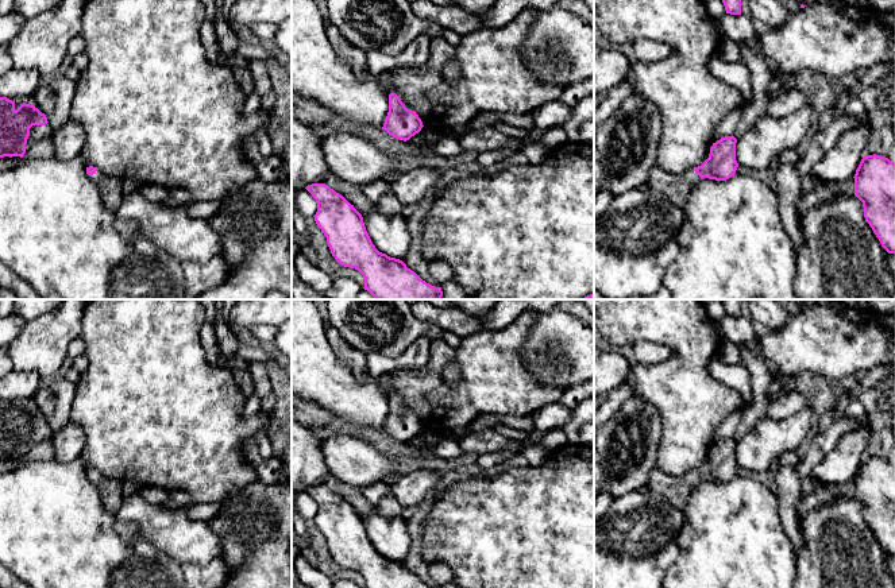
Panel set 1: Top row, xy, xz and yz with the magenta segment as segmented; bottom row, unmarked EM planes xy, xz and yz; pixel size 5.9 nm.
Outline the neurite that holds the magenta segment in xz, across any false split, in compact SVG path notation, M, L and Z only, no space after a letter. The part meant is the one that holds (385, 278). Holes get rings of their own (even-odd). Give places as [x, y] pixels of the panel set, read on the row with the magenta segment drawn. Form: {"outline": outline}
{"outline": "M312 183L305 187L317 202L313 216L317 227L327 237L327 244L336 262L344 267L358 270L364 278L364 290L374 299L441 299L441 287L423 281L414 271L396 258L379 252L373 244L362 214L342 194L325 183Z"}

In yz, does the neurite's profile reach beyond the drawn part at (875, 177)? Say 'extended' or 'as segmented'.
as segmented

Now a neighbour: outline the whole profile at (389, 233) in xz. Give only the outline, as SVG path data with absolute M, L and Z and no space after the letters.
M378 205L362 214L366 231L375 248L390 258L404 260L410 248L410 236L405 217L386 216Z

